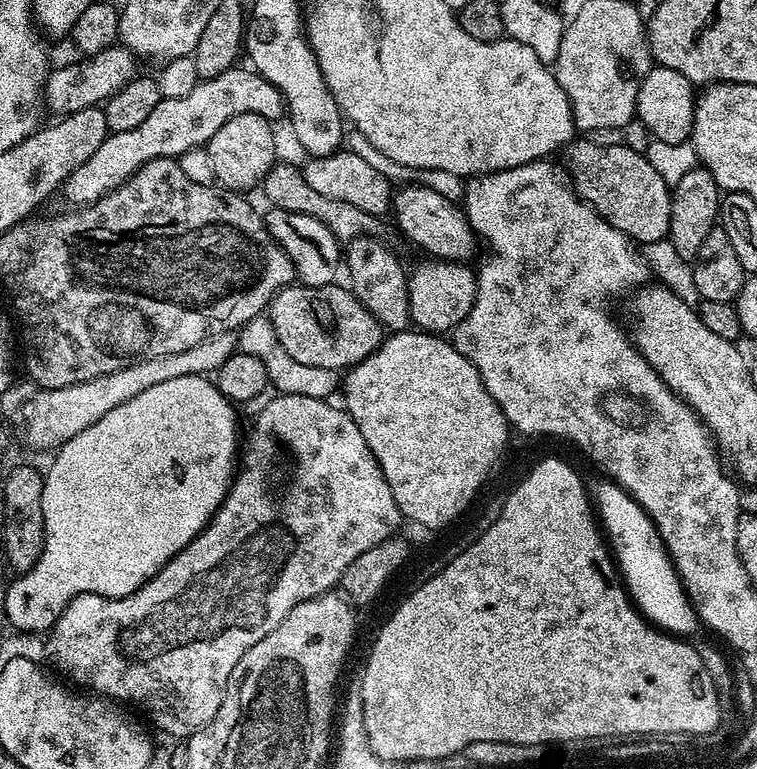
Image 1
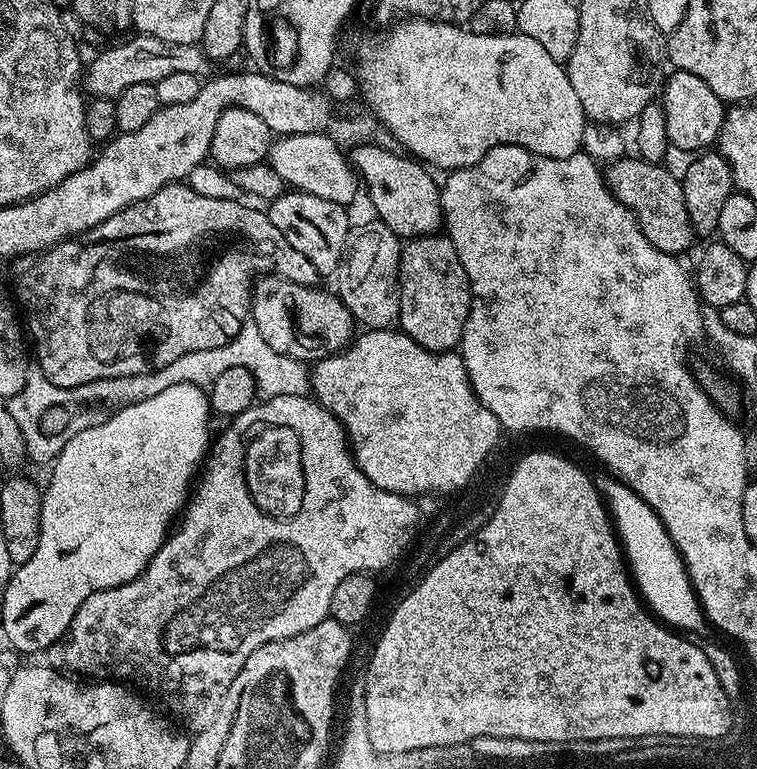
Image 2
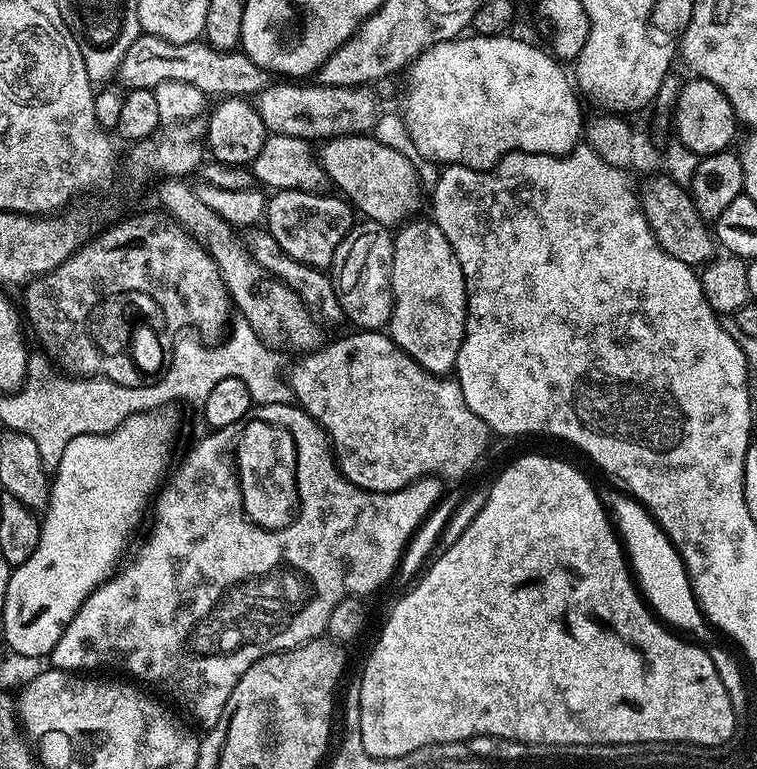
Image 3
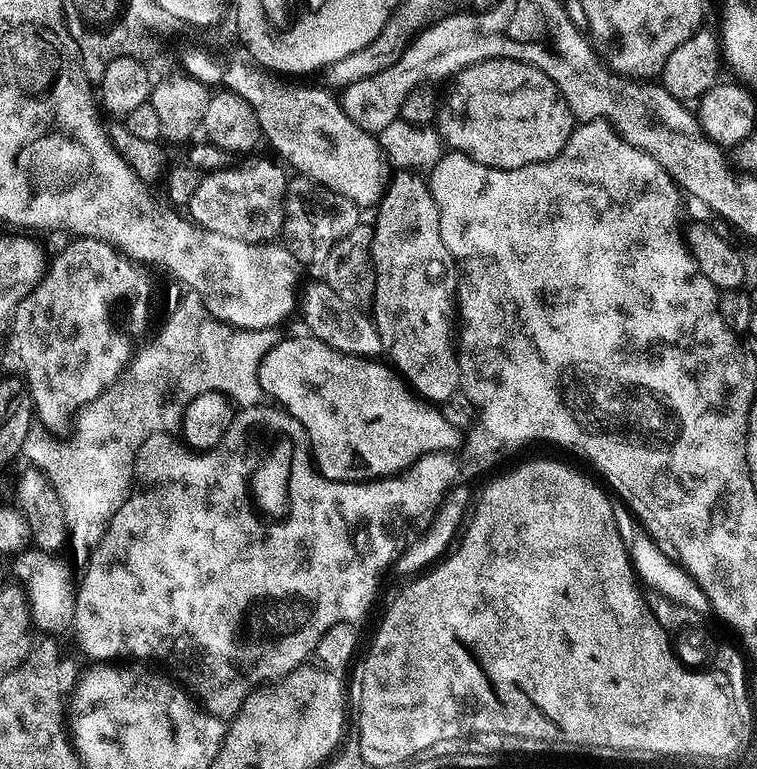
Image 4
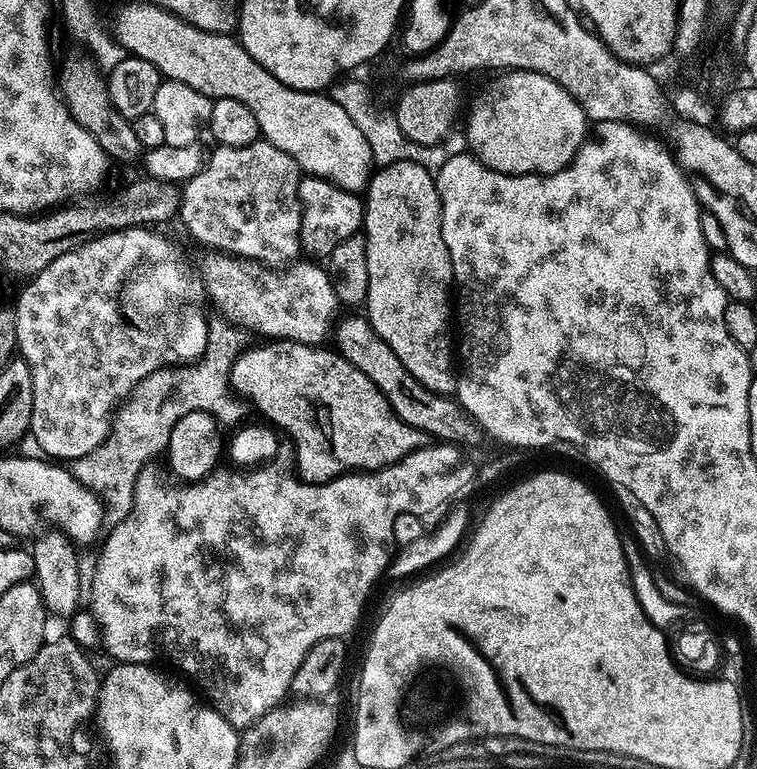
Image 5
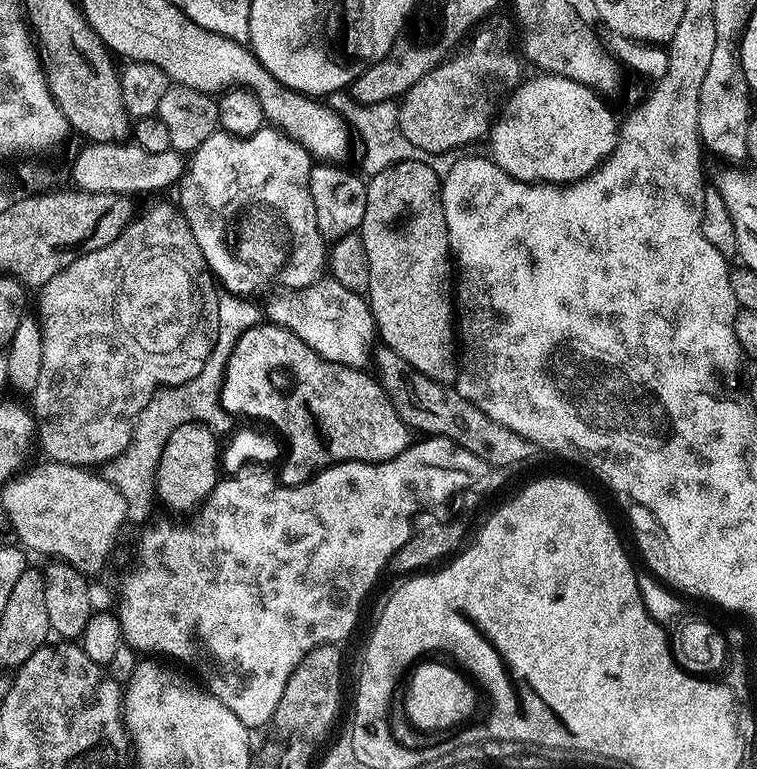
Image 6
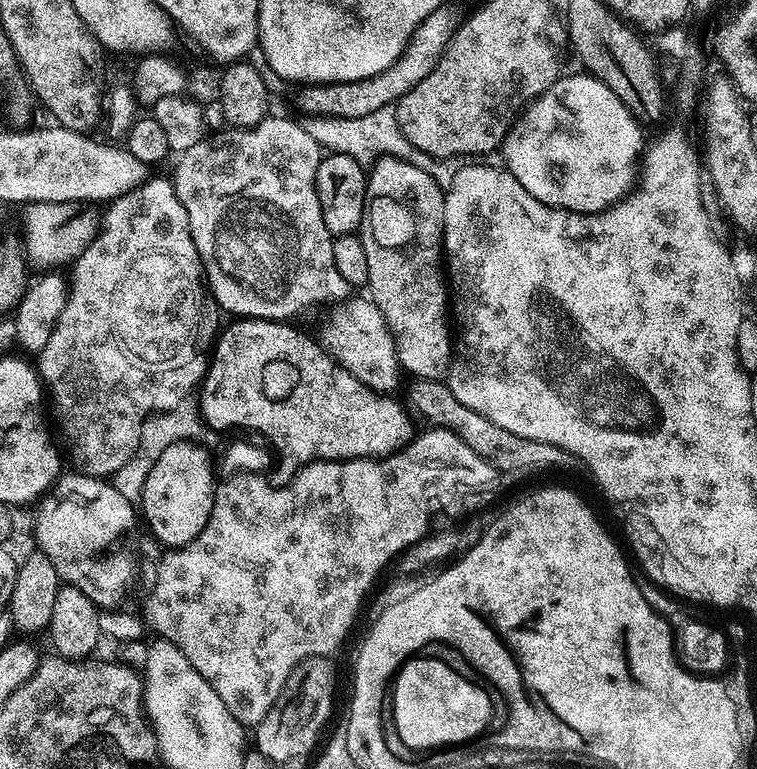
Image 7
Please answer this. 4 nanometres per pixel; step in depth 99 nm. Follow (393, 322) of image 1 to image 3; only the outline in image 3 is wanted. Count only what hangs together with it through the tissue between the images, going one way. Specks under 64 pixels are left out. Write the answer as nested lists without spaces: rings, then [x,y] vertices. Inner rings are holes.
[[[369,219],[360,223],[355,225],[347,241],[346,251],[334,254],[330,272],[335,277],[336,297],[344,311],[344,320],[356,324],[352,326],[360,330],[380,330],[387,325],[392,313],[390,274],[393,233],[385,225],[376,224]]]

